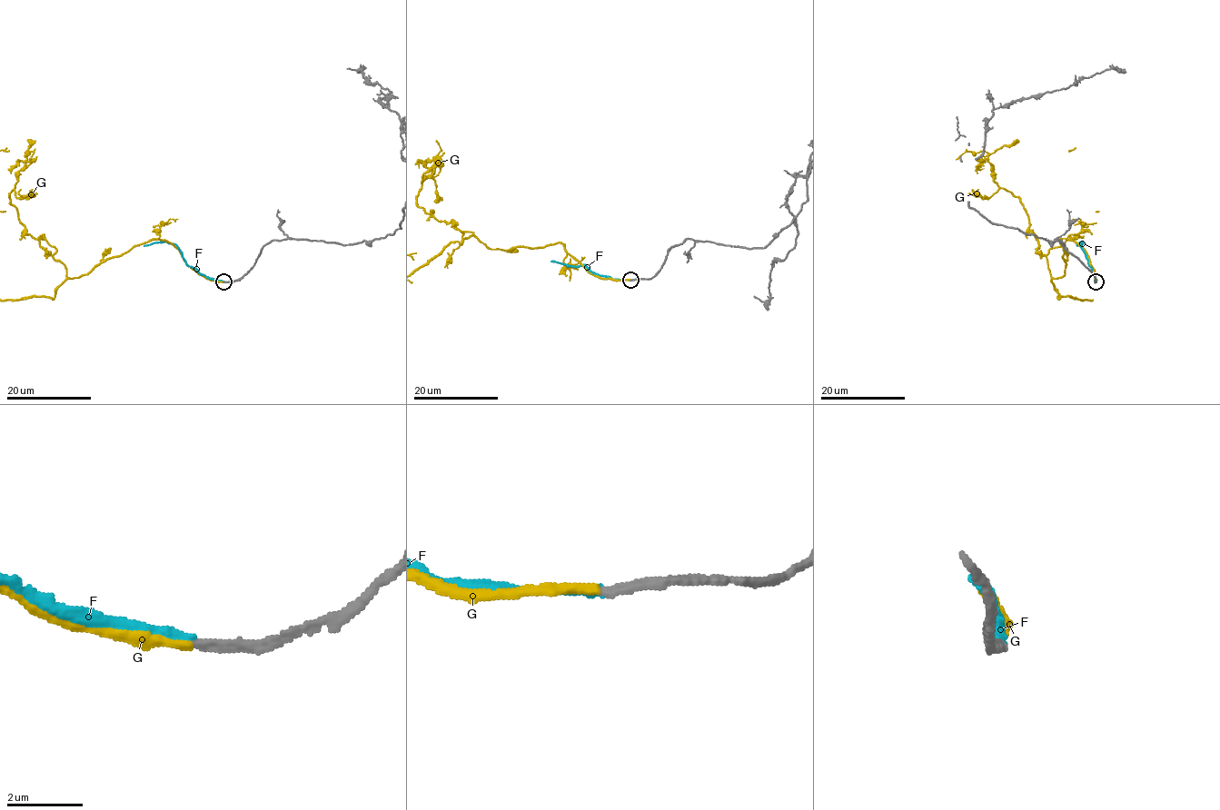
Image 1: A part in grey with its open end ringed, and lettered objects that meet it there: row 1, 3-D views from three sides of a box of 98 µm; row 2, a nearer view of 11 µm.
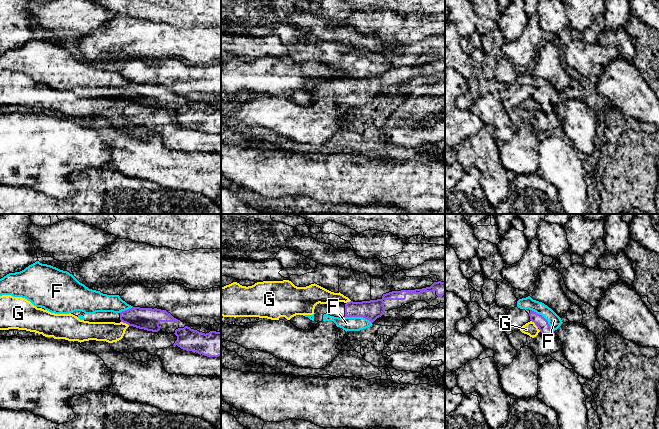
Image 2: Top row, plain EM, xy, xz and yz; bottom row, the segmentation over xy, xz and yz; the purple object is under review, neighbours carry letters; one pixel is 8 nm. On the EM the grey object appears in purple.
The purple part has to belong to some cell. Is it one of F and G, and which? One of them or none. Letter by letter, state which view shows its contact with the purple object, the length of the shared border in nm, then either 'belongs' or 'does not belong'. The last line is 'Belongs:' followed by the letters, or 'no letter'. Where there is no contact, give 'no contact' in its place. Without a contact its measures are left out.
F: contact in yz; length 260 nm; belongs
G: contact in xy; length 80 nm; does not belong
Belongs: F

